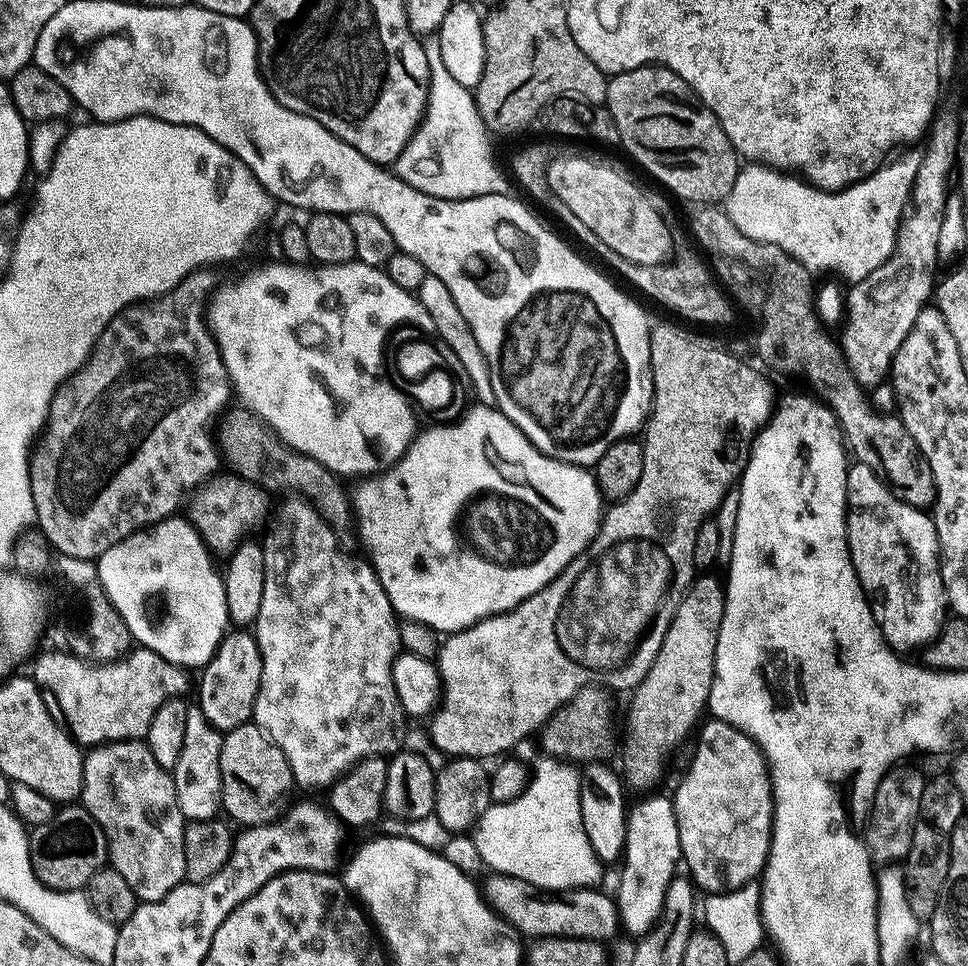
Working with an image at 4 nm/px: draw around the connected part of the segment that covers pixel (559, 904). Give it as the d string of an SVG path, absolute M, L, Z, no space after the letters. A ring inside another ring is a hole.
M492 872L482 883L482 895L488 907L521 937L565 936L575 940L608 939L618 932L618 917L615 899L595 887L577 888L555 896L545 894L522 878ZM517 928L517 929L516 929ZM520 932L521 933L520 933ZM524 935L524 936L523 936Z

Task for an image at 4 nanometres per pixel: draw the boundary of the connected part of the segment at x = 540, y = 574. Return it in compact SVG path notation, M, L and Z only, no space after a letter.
M495 406L469 407L459 420L451 424L428 426L428 429L417 431L411 444L405 449L397 464L385 468L379 474L361 479L354 494L354 528L358 540L364 543L363 555L380 579L380 585L392 603L392 611L409 620L417 620L426 626L436 629L441 634L460 632L463 628L474 626L488 616L497 616L516 608L526 598L538 594L562 569L576 556L581 556L588 549L588 543L596 537L602 519L602 497L596 485L595 475L588 468L579 468L576 464L563 464L560 460L542 454L506 418Z

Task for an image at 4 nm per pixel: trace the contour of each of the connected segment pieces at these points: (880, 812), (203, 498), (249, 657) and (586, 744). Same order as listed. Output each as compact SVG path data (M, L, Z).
M897 766L880 779L880 785L872 799L872 811L868 814L864 829L864 841L868 844L868 851L872 853L873 861L884 866L903 861L907 856L910 850L910 838L921 819L920 803L926 776L916 768L904 767L908 766Z
M221 474L213 475L205 480L191 493L192 501L188 504L188 512L186 511L187 519L191 520L192 525L196 527L205 544L213 553L225 552L231 554L236 551L236 548L242 543L267 516L270 516L270 508L268 512L269 493L258 485L252 484L248 480L243 480L242 477L235 474L227 474L228 476L220 476Z
M248 630L229 631L199 676L198 707L202 710L206 722L210 722L210 726L214 726L223 734L249 723L253 719L252 711L256 705L262 678L262 658L255 635Z
M589 686L579 688L574 695L556 711L544 725L539 733L538 739L544 743L548 752L553 752L553 757L567 758L569 761L577 762L608 762L611 756L618 752L618 724L616 728L616 708L612 705L613 693L604 686Z

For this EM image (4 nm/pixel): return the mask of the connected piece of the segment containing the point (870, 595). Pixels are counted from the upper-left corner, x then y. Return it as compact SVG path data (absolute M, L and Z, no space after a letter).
M859 462L848 469L846 502L852 565L884 641L897 654L928 648L943 630L950 612L940 573L935 519L900 500L880 474Z

